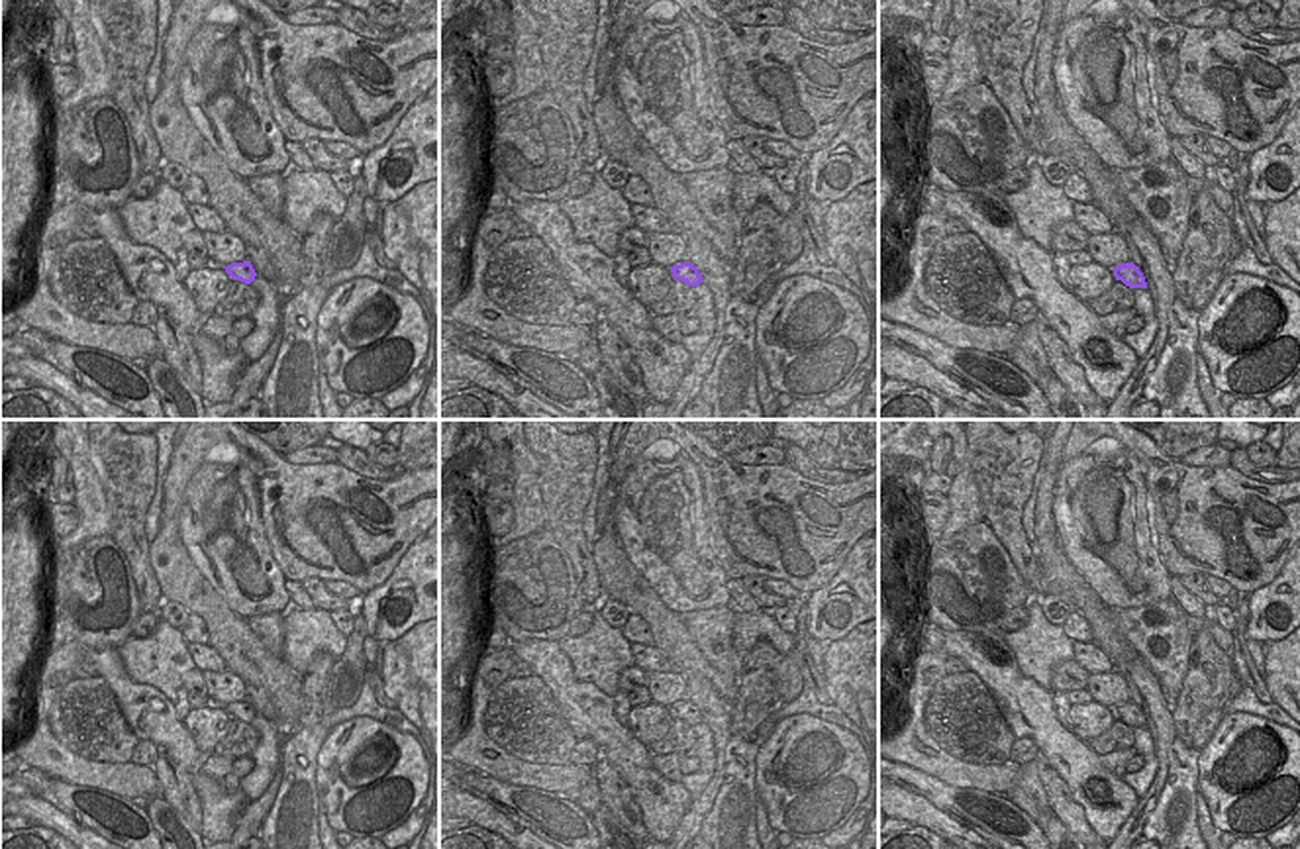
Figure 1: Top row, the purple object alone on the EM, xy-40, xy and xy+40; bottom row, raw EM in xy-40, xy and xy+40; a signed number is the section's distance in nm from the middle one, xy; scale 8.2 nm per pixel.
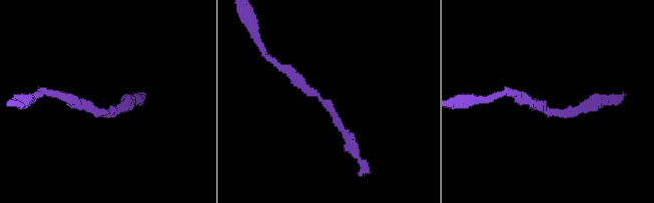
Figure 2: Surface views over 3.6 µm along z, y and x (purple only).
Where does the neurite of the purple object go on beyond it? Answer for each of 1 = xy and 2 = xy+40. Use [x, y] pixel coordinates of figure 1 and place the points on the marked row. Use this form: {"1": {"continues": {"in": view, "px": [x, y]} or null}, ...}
{"1": {"continues": null}, "2": {"continues": null}}

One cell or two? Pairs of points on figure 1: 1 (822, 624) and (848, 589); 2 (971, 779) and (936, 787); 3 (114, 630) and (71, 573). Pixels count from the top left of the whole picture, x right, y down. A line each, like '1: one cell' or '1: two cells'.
1: one cell
2: two cells
3: one cell

